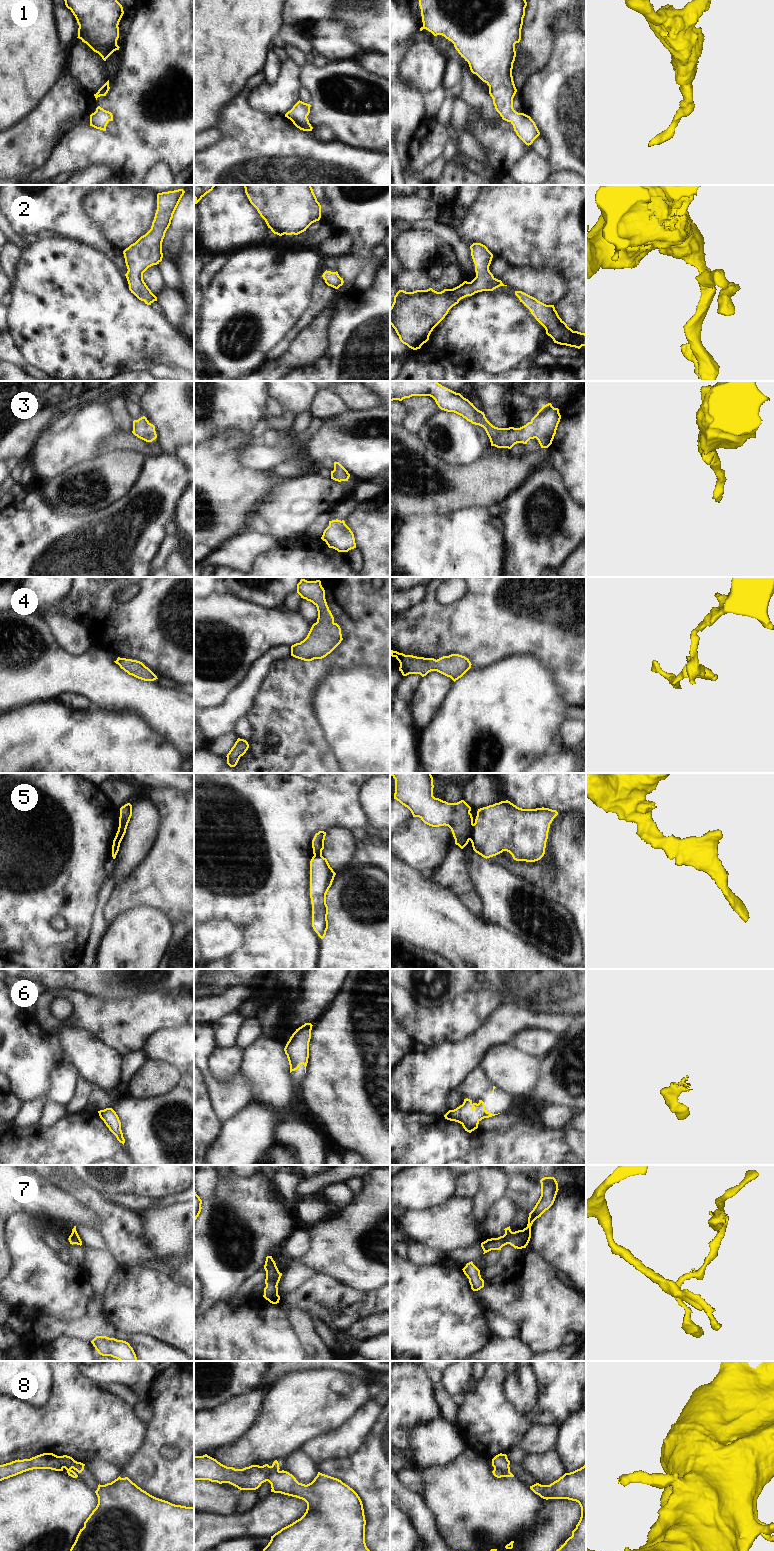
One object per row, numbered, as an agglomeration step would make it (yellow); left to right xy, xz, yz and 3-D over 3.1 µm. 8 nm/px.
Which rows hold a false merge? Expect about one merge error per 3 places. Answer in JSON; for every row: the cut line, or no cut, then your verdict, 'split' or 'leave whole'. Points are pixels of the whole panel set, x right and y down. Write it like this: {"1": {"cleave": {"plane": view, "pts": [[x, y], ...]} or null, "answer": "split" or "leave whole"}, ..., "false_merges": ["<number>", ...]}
{"1": {"cleave": null, "answer": "leave whole"}, "2": {"cleave": null, "answer": "leave whole"}, "3": {"cleave": null, "answer": "leave whole"}, "4": {"cleave": null, "answer": "leave whole"}, "5": {"cleave": {"plane": "yz", "pts": [[473, 824], [473, 832], [469, 839]]}, "answer": "split"}, "6": {"cleave": null, "answer": "leave whole"}, "7": {"cleave": null, "answer": "leave whole"}, "8": {"cleave": {"plane": "xz", "pts": [[278, 1470], [269, 1469], [266, 1480]]}, "answer": "split"}, "false_merges": ["5", "8"]}

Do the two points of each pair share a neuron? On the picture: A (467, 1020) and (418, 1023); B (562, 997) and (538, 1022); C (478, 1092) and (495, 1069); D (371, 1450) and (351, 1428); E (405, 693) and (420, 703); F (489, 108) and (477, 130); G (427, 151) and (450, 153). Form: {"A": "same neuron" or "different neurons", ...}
{"A": "same neuron", "B": "different neurons", "C": "different neurons", "D": "different neurons", "E": "different neurons", "F": "different neurons", "G": "different neurons"}

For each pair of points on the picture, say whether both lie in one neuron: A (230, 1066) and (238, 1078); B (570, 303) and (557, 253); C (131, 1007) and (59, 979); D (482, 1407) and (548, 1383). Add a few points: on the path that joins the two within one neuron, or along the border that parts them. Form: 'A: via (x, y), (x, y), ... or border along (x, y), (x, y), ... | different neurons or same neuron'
A: border along (240, 1070), (225, 1079), (215, 1079), (213, 1077) | different neurons
B: via (574, 291), (574, 270), (569, 265) | same neuron
C: border along (88, 993), (103, 999), (134, 999) | different neurons
D: via (503, 1419), (530, 1419), (546, 1404) | same neuron

